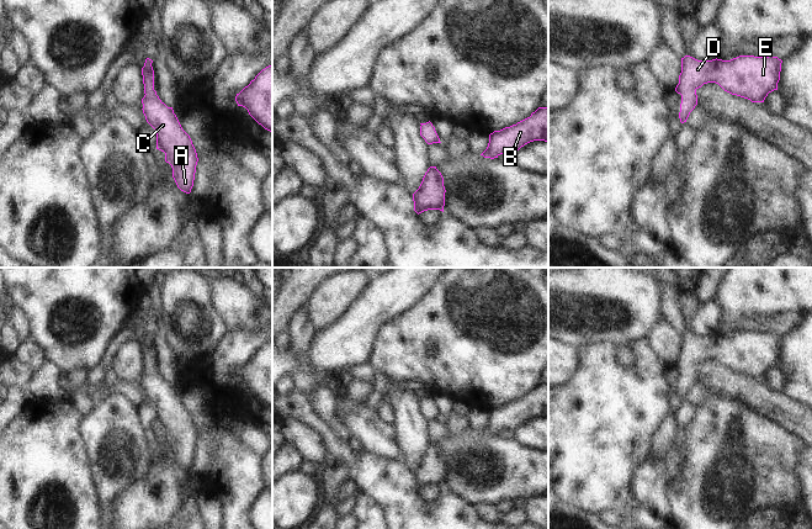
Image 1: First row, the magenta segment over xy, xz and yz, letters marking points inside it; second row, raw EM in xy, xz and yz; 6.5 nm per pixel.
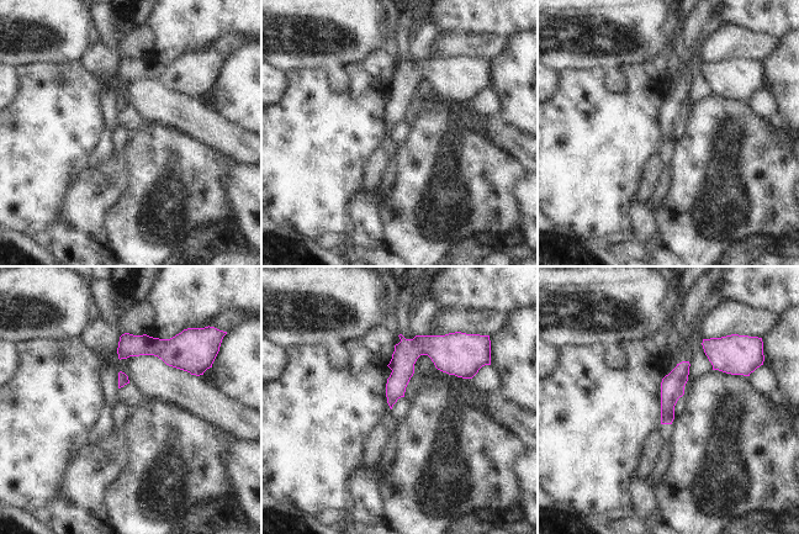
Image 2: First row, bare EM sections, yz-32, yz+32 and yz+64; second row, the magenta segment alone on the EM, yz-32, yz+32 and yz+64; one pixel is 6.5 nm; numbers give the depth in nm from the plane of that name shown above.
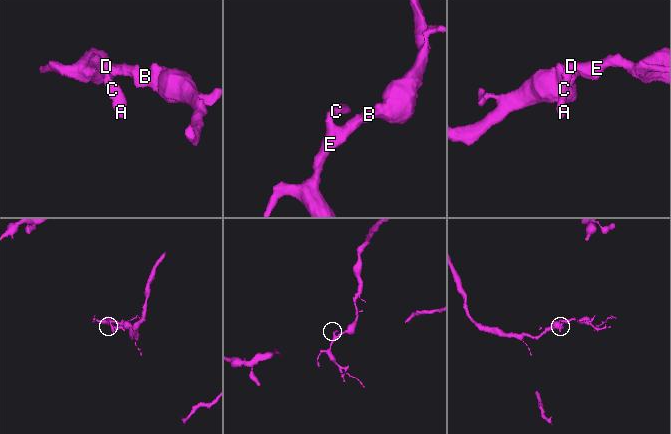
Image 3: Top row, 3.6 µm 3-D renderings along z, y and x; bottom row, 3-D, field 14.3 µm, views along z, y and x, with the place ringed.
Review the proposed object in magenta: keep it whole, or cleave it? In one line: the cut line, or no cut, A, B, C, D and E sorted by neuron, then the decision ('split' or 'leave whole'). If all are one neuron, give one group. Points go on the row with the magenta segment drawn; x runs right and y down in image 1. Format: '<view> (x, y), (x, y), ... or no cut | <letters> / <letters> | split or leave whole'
no cut | A B C D E | leave whole

